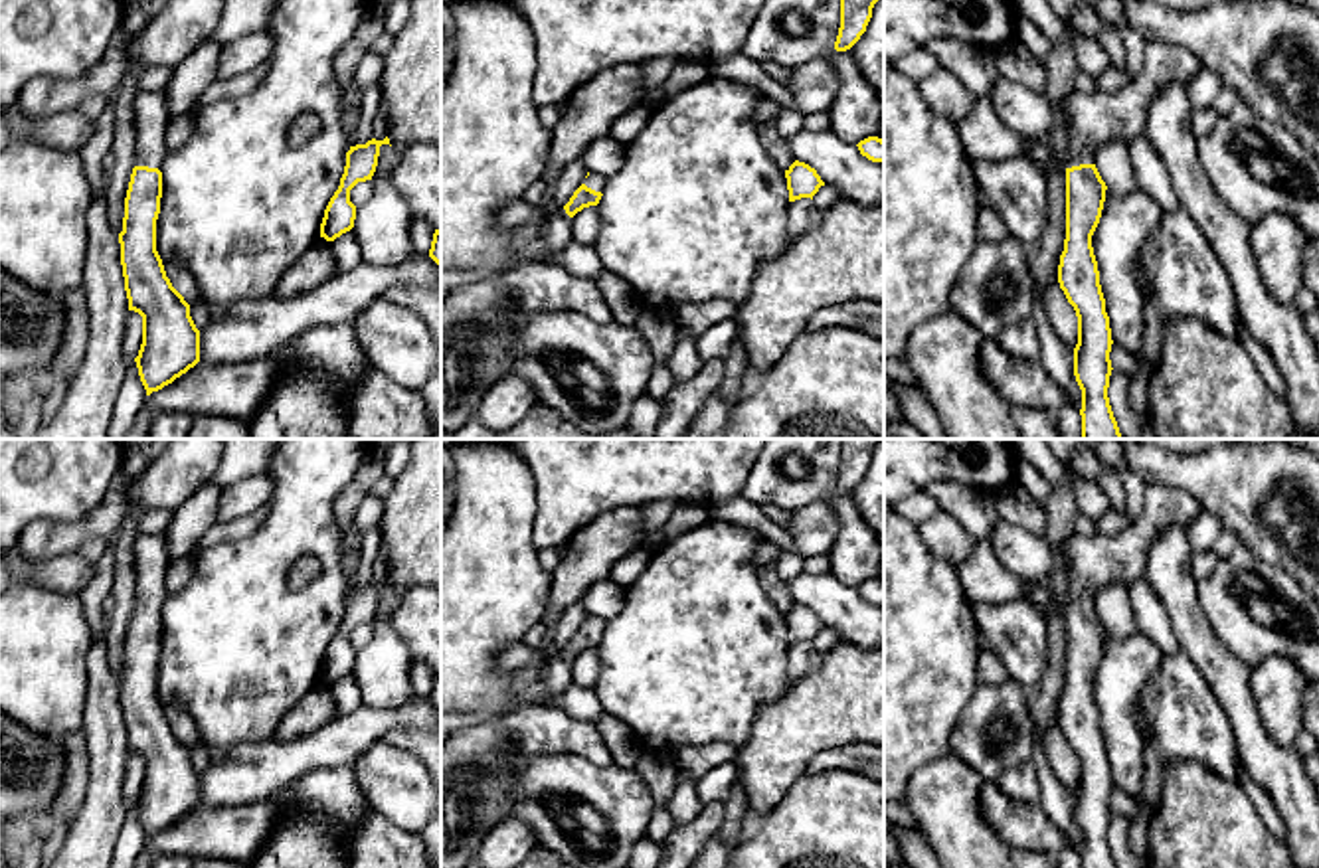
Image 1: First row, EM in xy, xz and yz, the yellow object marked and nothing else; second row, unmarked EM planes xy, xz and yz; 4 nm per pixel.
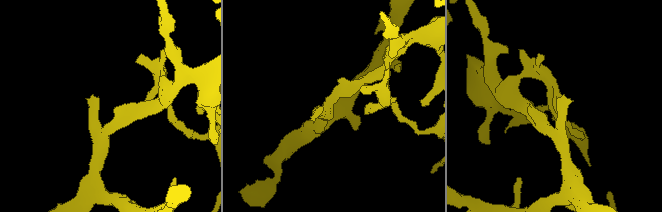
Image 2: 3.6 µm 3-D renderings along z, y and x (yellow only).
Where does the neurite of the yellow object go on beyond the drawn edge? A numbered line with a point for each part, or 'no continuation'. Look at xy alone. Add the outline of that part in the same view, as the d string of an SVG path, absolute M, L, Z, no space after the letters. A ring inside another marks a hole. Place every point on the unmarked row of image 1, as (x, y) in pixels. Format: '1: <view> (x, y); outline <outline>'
1: xy (151, 556); outline M138 536L132 548L136 571L136 609L162 611L168 597L164 579L170 556L164 536Z

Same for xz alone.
1: xz (594, 623); outline M589 615L589 619L583 623L583 627L587 631L603 637L607 623L601 617Z

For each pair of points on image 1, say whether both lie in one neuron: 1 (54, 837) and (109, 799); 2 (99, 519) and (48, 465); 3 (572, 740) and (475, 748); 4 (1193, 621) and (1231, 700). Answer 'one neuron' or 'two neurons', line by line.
1: two neurons
2: two neurons
3: one neuron
4: one neuron

